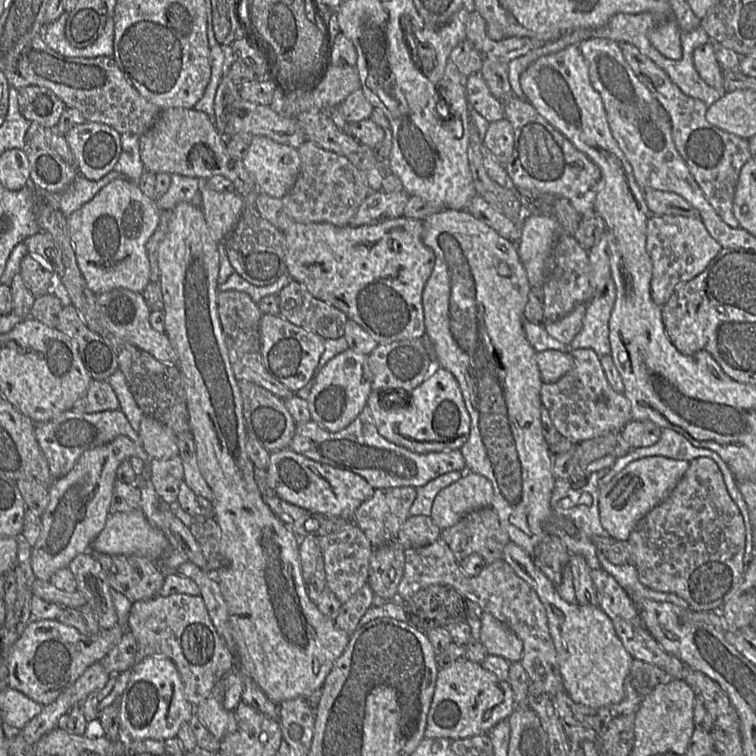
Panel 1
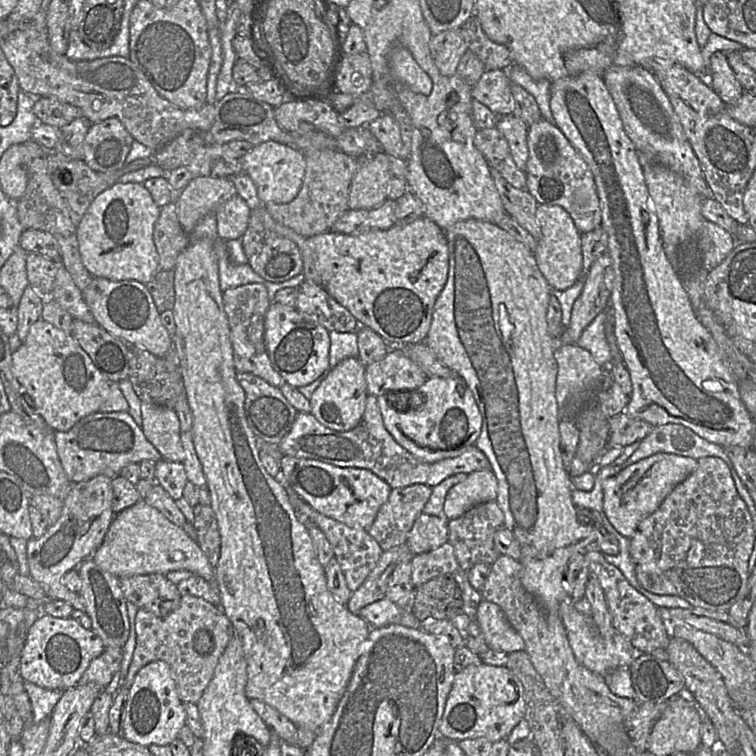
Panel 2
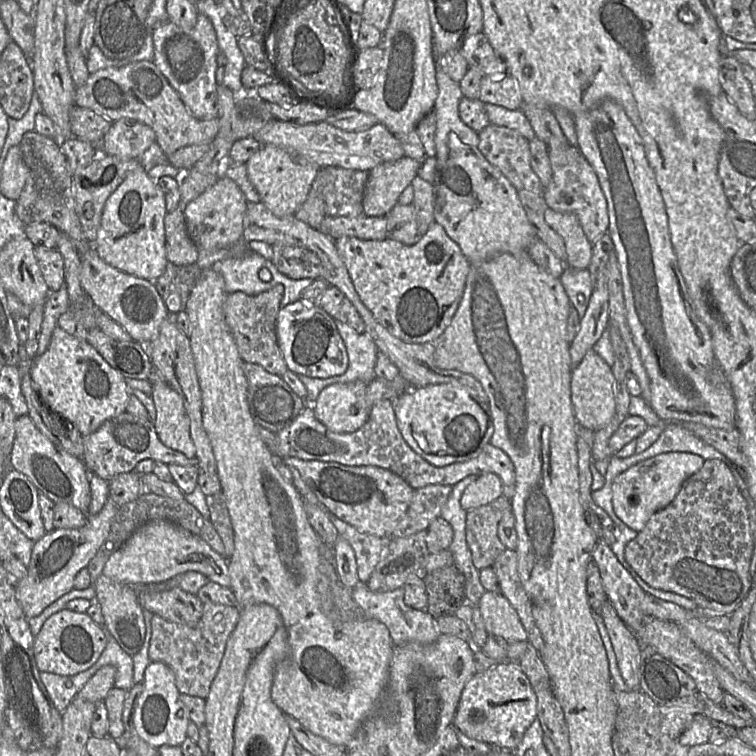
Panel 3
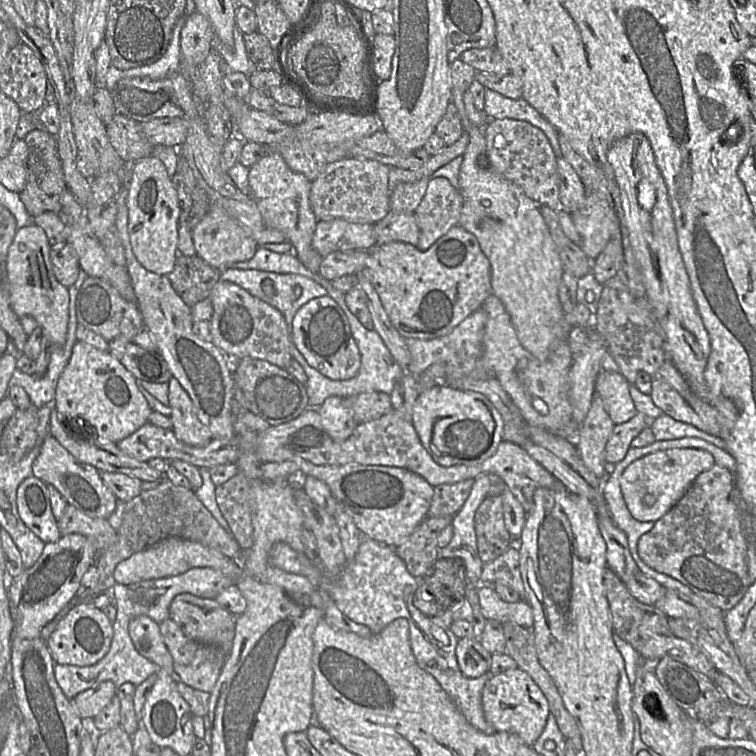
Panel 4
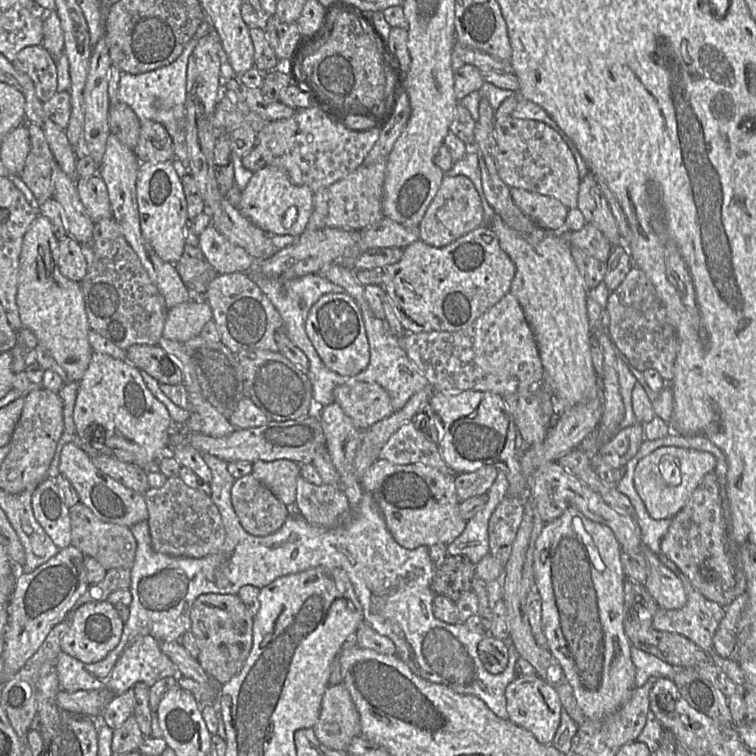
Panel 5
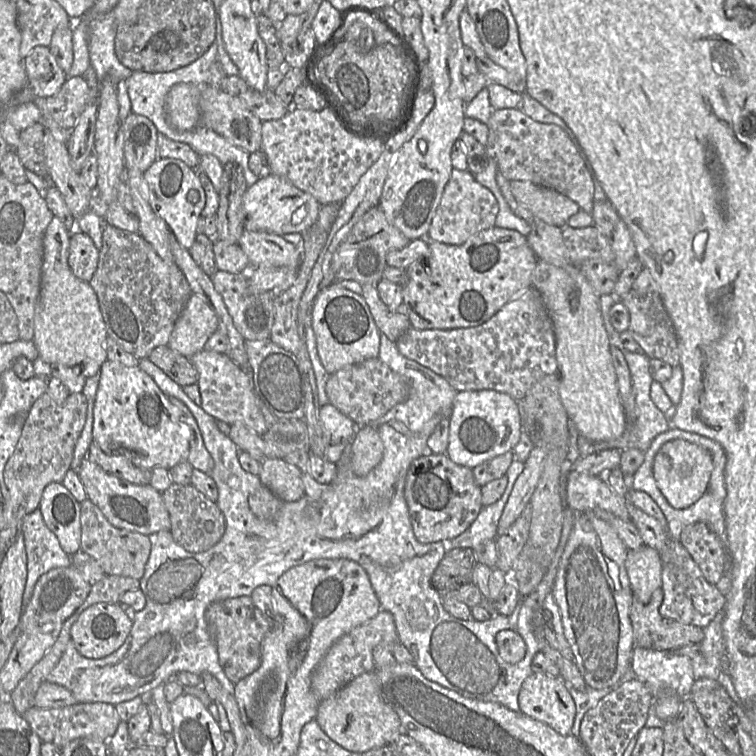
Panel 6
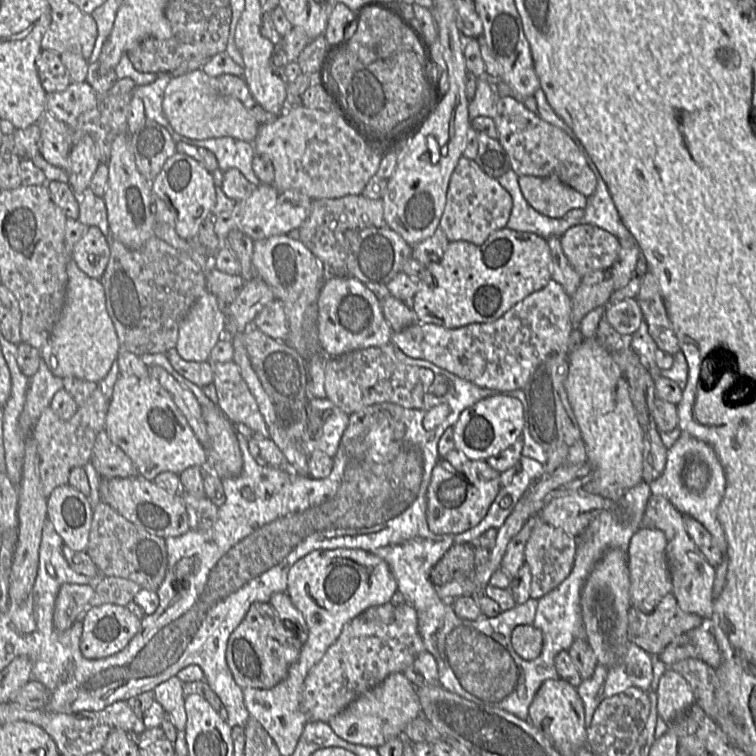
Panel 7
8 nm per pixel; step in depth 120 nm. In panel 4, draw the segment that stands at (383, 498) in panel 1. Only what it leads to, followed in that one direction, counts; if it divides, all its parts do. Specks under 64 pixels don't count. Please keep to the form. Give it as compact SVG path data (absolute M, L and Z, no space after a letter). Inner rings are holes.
M467 479L452 484L442 484L434 487L427 517L453 516L467 500L474 479Z

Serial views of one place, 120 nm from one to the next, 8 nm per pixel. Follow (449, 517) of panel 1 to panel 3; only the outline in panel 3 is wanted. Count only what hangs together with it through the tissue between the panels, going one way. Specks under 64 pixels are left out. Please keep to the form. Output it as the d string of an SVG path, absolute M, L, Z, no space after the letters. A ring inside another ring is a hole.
M494 473L478 475L464 490L460 504L470 511L476 507L487 504L503 495L503 483Z

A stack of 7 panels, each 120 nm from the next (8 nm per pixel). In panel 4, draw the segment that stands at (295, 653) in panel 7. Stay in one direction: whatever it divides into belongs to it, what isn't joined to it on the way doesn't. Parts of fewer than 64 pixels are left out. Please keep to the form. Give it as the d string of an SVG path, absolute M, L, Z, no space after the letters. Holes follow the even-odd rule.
M189 593L177 595L169 608L169 619L174 621L183 633L194 641L216 646L227 656L235 636L237 616L222 607L215 599L205 599Z

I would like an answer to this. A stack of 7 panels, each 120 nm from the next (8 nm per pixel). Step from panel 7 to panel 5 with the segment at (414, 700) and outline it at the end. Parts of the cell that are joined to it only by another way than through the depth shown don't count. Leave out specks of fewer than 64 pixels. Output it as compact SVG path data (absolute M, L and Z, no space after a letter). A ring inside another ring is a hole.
M342 683L326 688L313 730L323 745L340 752L346 752L353 739L361 734L359 714Z

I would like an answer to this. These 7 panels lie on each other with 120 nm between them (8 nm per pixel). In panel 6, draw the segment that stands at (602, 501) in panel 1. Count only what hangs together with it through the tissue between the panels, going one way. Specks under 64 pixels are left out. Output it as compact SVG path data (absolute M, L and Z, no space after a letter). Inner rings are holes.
M672 440L661 446L654 457L652 472L667 502L675 509L686 509L706 492L714 468L711 453L685 440Z

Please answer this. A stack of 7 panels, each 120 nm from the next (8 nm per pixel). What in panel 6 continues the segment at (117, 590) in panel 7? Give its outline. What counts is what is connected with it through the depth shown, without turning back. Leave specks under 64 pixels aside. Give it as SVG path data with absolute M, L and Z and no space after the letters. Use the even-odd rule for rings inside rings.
M105 575L99 582L91 586L89 595L78 608L83 612L97 603L119 604L124 593L139 590L139 587L139 580L134 578Z

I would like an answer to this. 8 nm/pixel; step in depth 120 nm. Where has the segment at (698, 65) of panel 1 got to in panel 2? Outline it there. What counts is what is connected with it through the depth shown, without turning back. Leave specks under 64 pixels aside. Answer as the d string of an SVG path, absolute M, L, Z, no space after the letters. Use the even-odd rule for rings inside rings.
M716 51L710 56L709 73L711 87L726 104L735 103L745 92L735 77L725 52Z

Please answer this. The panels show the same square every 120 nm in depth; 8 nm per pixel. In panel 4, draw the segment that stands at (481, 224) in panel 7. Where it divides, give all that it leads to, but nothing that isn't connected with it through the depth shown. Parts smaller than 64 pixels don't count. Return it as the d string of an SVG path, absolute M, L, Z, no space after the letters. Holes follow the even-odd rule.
M430 178L425 195L414 214L419 227L416 247L429 249L449 229L458 225L463 199L446 178Z

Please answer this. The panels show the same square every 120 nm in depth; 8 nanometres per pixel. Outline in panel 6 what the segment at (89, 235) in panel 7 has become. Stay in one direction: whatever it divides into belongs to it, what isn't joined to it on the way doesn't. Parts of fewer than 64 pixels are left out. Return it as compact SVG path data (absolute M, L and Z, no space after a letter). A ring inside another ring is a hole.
M75 228L75 232L71 233L69 255L68 255L68 264L73 274L77 278L85 282L89 282L93 278L97 270L99 257L100 257L100 250L95 246L91 237L85 233L76 231Z

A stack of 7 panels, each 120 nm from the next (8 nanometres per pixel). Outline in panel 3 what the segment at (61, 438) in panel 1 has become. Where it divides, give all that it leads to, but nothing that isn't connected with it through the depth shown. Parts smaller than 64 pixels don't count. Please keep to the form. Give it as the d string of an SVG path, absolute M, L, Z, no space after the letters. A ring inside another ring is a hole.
M127 412L106 420L95 432L84 438L84 454L81 461L91 476L105 481L110 481L118 474L134 471L137 463L144 459L167 465L197 466L195 457L188 458L181 452L165 446L151 421L141 420Z

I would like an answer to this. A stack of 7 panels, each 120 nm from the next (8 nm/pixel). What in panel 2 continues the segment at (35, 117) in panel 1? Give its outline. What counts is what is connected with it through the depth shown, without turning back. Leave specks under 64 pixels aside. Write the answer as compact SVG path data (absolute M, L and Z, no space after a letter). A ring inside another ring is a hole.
M37 97L33 112L41 123L62 128L78 118L84 118L82 111L71 104L54 97Z

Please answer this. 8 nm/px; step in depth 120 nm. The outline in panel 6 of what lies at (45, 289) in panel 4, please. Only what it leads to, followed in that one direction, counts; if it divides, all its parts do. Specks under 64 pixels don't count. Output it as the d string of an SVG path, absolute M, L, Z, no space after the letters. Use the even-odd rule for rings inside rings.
M54 217L43 238L41 290L34 315L33 342L46 363L65 365L85 378L91 378L99 374L102 364L107 361L105 341L108 334L96 292L89 282L77 278L68 264L70 237L71 232L64 223Z

